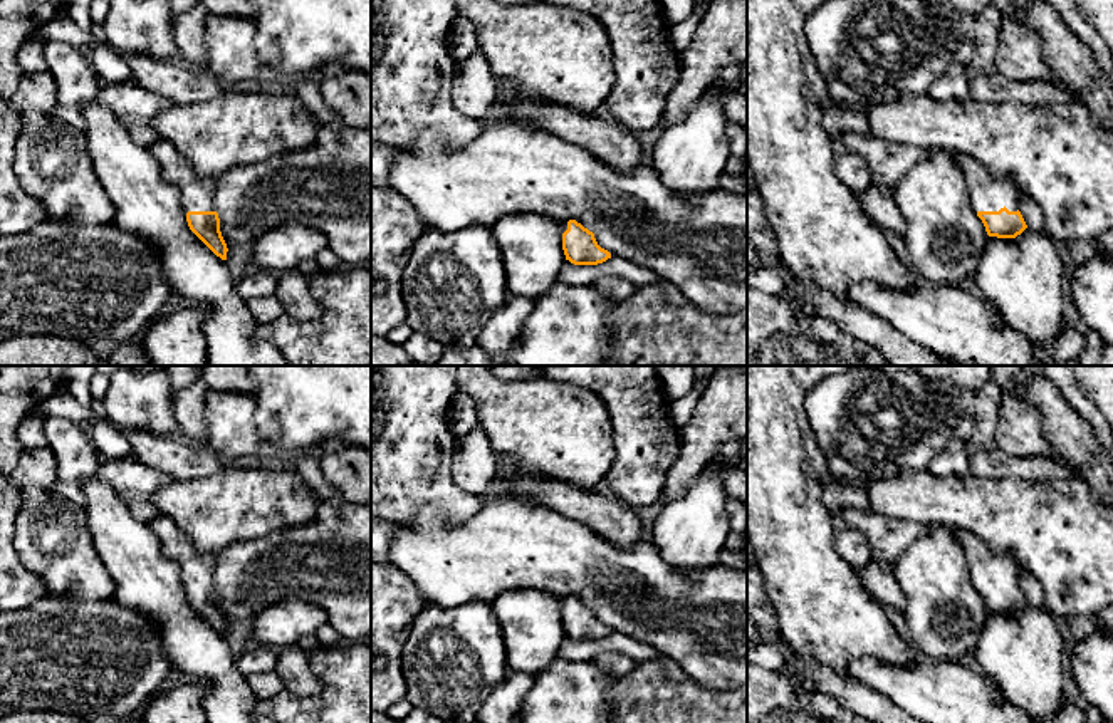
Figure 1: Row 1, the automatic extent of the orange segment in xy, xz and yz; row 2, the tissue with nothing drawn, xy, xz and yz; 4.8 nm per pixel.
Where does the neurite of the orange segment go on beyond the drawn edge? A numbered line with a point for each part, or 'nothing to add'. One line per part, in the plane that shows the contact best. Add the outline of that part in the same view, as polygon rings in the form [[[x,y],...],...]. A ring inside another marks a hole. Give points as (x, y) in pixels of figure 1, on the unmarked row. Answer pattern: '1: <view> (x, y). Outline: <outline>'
1: yz (989, 569). Outline: [[[954,530],[964,547],[975,587],[1019,585],[1019,567],[1011,554],[994,552],[982,538],[967,530]]]

